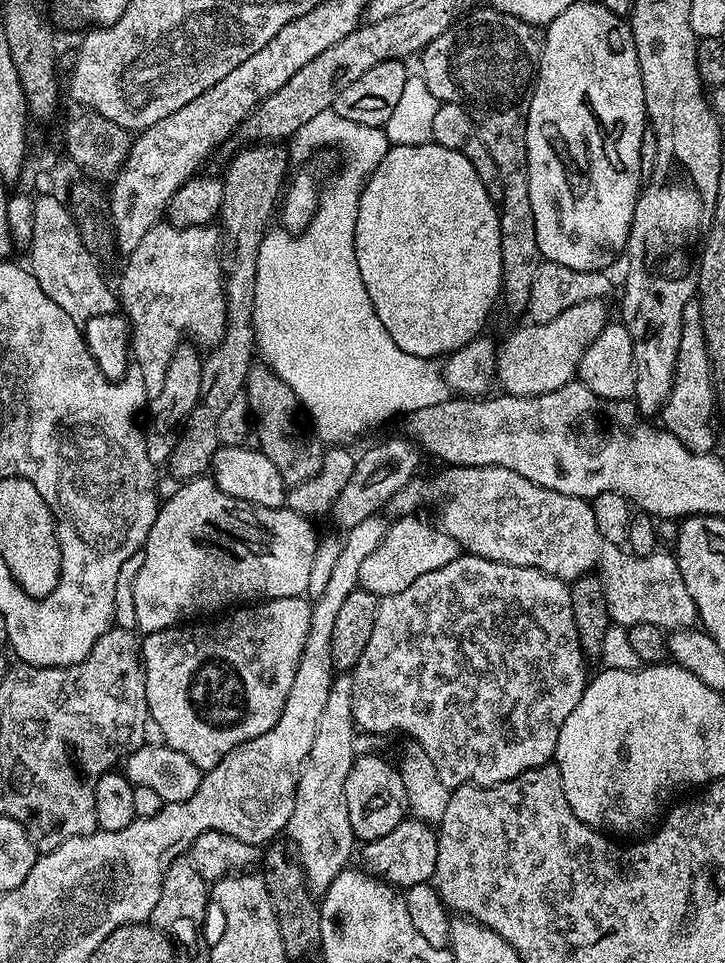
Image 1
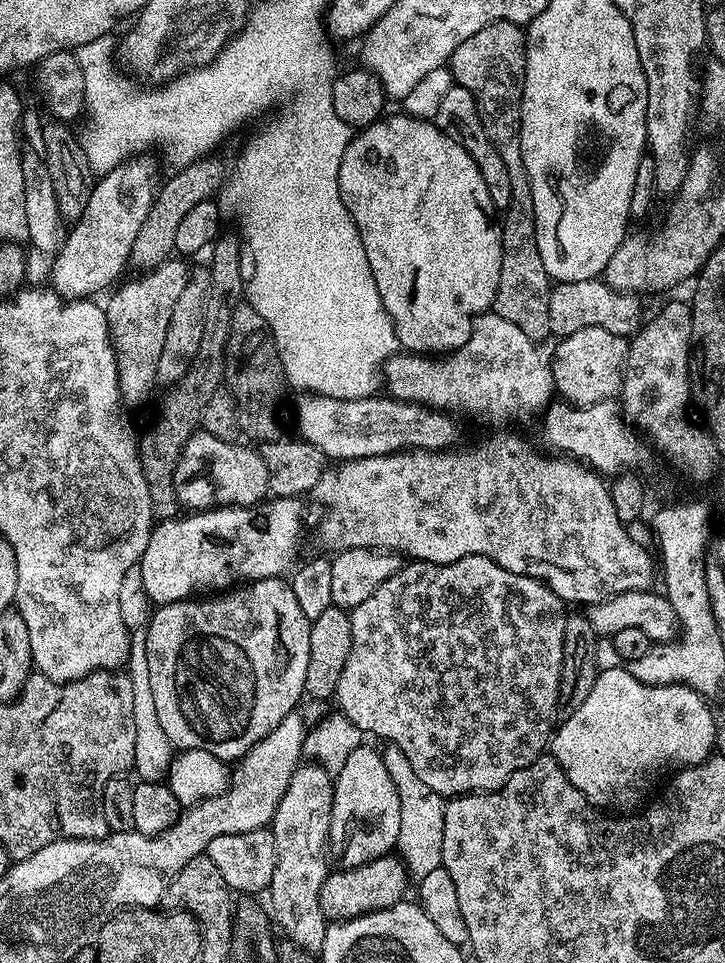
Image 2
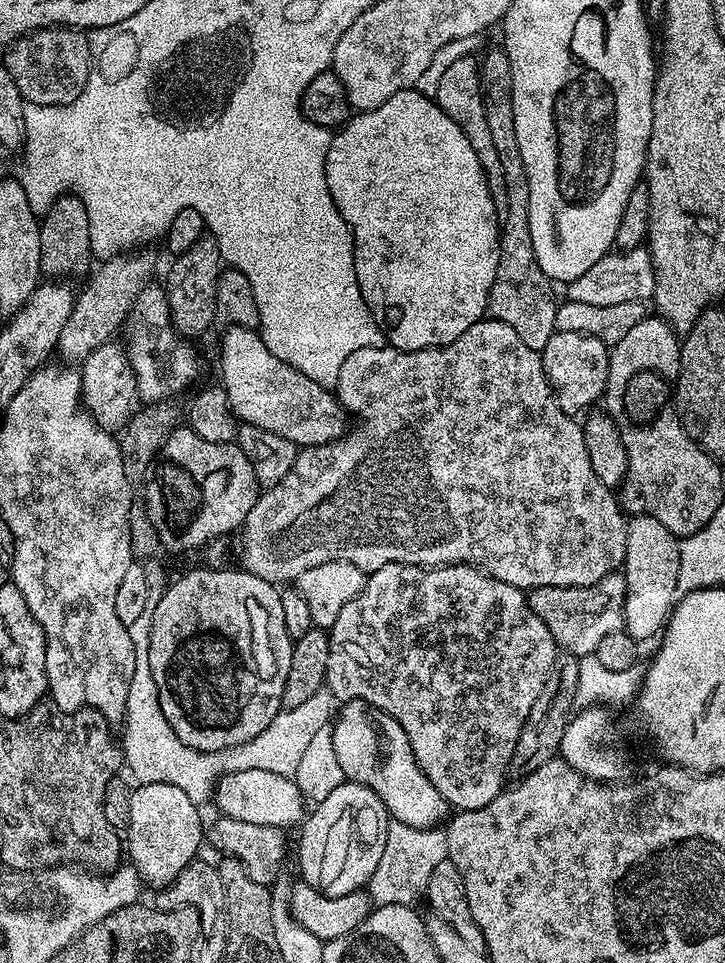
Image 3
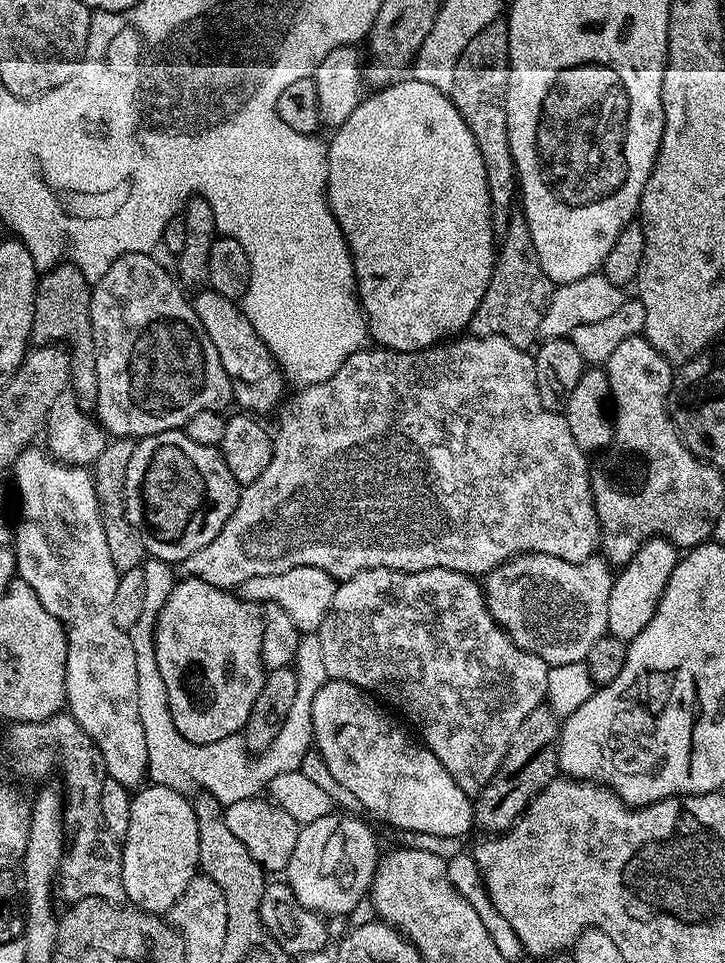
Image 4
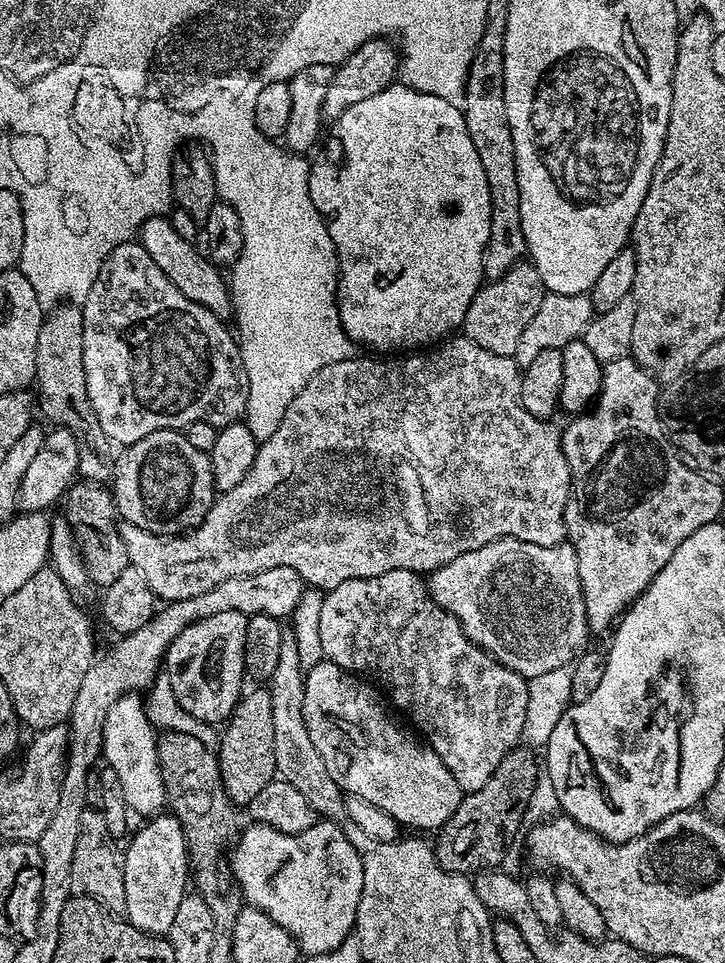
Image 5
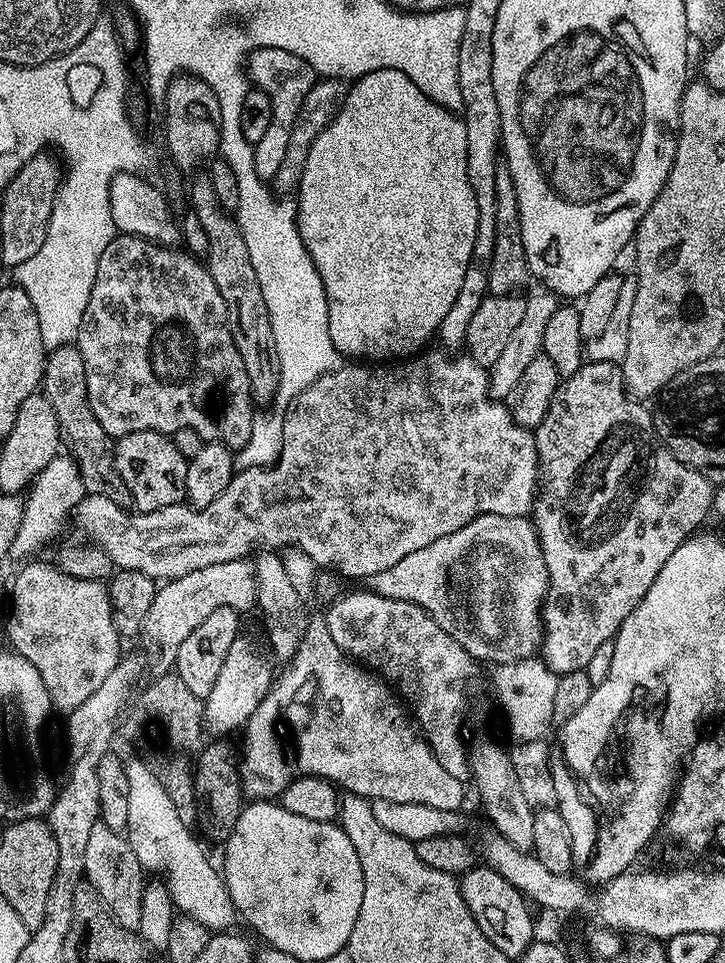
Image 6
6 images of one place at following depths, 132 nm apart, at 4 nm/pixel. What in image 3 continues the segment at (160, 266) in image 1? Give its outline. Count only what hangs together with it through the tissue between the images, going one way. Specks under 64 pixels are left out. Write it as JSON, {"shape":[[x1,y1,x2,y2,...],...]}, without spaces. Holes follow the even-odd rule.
{"shape":[[109,342,98,346,98,350,91,352,82,361,82,367,79,369,83,407,99,428,104,428,113,434,127,428,132,420,132,415,138,411,142,404,127,355,122,351,121,345,117,344]]}

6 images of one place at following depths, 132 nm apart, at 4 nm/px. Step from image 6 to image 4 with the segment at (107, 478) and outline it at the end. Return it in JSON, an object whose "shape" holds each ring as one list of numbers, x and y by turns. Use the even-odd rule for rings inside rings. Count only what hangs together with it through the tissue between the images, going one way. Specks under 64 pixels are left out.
{"shape":[[61,262,37,279,31,343,39,346,42,344,59,345,63,342,67,345,72,358,70,388,84,402,95,401,98,390,96,351,92,341,92,323,90,322,91,301,92,285,88,283,84,272,78,270,78,266]]}

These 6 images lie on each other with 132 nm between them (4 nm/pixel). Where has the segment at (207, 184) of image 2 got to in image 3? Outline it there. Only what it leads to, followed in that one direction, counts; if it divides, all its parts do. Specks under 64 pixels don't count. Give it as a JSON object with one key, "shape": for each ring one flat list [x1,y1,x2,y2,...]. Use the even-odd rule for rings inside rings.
{"shape":[[136,250,131,254,113,256,99,267,87,277,88,285,78,292,70,310,70,318,66,318,66,326,62,326,58,356,64,362,82,362,91,352,98,350,98,346,109,343,115,337,112,336,115,332,117,335,121,331,138,294,143,288,149,287,151,280,148,279,156,264,148,250]]}

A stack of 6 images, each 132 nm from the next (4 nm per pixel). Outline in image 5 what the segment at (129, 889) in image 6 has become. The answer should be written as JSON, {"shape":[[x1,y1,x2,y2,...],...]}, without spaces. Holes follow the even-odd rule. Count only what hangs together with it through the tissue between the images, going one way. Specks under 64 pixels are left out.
{"shape":[[85,807,82,814,82,830,78,834,78,846,74,850,72,883,77,893,97,900,113,914,123,913,126,906,126,878,124,877,124,854,121,845,106,830,106,818,99,807]]}

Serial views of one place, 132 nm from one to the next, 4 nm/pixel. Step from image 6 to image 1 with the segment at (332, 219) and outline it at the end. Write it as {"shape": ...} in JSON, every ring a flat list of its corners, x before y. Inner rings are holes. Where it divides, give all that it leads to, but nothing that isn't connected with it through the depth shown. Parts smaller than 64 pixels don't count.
{"shape":[[429,142,418,145,396,145,393,144,388,148,389,152,381,158,376,164,376,169,367,173,364,189,360,195,358,202,358,222,354,226,354,250,358,258,358,270,362,274,362,282,366,286,366,294,370,294,370,302,374,302,374,310,378,314,378,322,382,322,382,326,386,326,386,334,390,334,390,338,394,338,394,342,398,346,398,350,406,350,406,354,414,354,423,360,436,360,437,358,447,358,453,352,457,352,462,346,466,346,477,336,485,331,484,323,488,320,488,315,492,312,492,307,498,304,502,296,502,281,504,278,504,263,502,262,502,242,500,241,500,214,498,211,497,201,490,198,490,194,486,194,486,186,482,186,482,178,478,178,478,170,474,170,474,166,470,166,470,162,462,154,458,154,458,150,450,150,446,146,435,142]]}

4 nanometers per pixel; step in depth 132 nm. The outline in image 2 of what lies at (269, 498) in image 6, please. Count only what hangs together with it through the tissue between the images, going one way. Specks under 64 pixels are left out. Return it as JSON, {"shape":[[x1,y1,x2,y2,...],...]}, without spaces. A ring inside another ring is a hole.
{"shape":[[489,310,477,316,466,346,457,352,435,358,428,354,397,354,384,365,382,376,395,399,438,408,457,417,469,416,484,424,508,424,519,416,543,413,553,403,552,369,536,348,537,341,526,338,518,326],[492,436,489,438,485,444,480,444,477,448,472,448,469,452,460,452,456,450,445,450,443,452,427,452,425,448,418,448,415,450,409,450,407,452,395,452,389,456,375,456,374,458,362,458,361,460,346,460,337,463,335,466,329,467,322,474,322,478,317,482,314,489,314,497,320,504,325,504,328,507,328,517,320,524,320,544,324,548,332,548,331,550,343,550,346,548,374,548,377,550,387,550,389,552,395,552,397,554,403,554,405,557,411,558,413,561,425,560,431,564,449,564,450,562,458,562,462,558,467,556,485,556,490,558,498,566,502,566,506,570,510,570,510,574,518,574,519,576,529,576,535,580,540,580,545,584,550,590,554,590,554,594,558,594,558,598,562,601,567,602,572,606,591,606,593,604,601,604,603,600,609,600,614,598,618,594,626,594,627,592,647,592,653,587,652,579,657,579,658,568,654,563,652,565,652,558,654,562,654,556,652,556,647,547,639,545,638,542,634,542,633,538,627,533,625,525,618,518,618,510,614,510,614,502,612,501,612,493,610,491,609,485,606,483,605,477,601,476,599,472,593,472,589,470,585,465,571,459,571,458,553,458,551,455,543,456,540,452,535,452,530,445,524,440,519,440,516,436]]}

